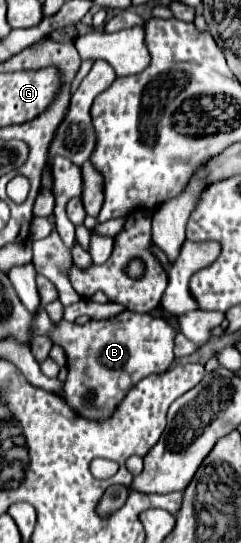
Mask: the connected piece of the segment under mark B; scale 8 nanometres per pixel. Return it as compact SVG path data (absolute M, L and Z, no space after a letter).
M43 307L33 313L31 335L35 335L35 331L49 335L53 343L65 349L69 375L63 385L63 395L81 417L89 419L105 419L125 397L125 391L119 387L123 373L137 383L151 373L167 371L173 363L173 337L177 333L165 319L155 319L133 311L123 311L111 319L89 321L85 325L61 321L59 327L53 327Z

